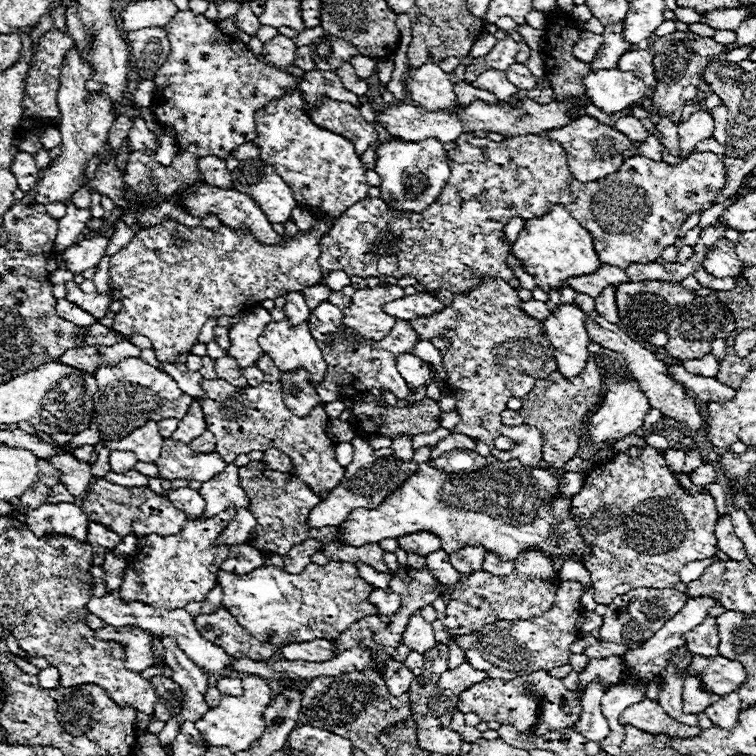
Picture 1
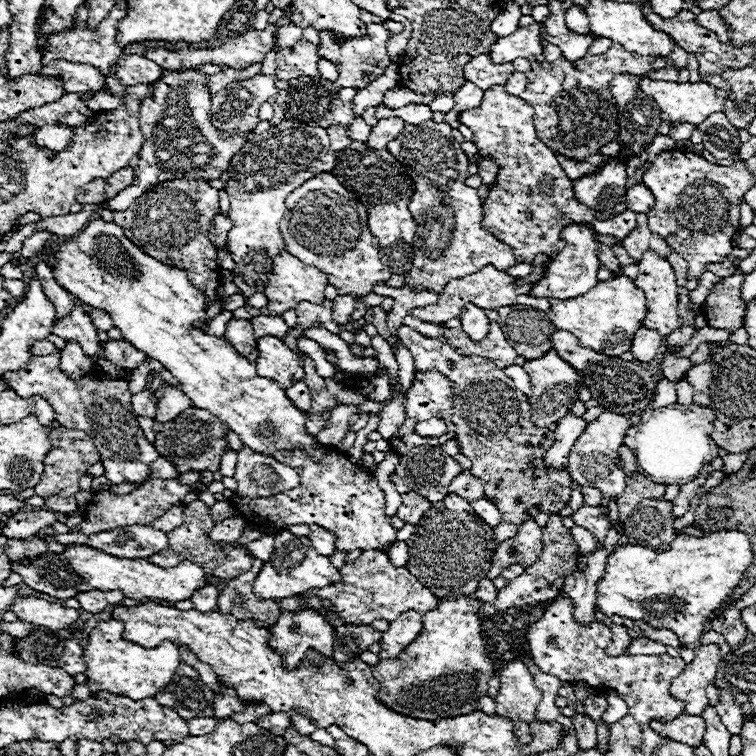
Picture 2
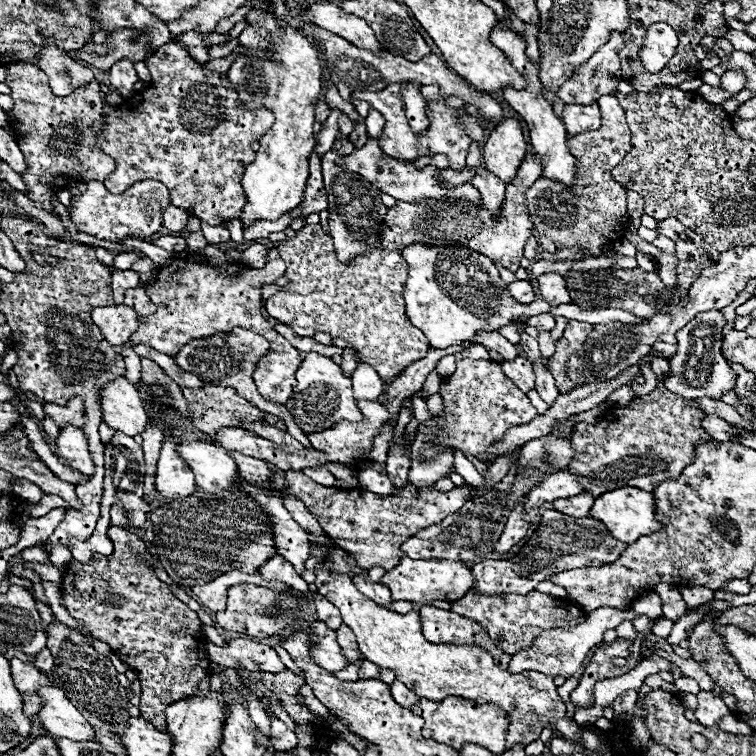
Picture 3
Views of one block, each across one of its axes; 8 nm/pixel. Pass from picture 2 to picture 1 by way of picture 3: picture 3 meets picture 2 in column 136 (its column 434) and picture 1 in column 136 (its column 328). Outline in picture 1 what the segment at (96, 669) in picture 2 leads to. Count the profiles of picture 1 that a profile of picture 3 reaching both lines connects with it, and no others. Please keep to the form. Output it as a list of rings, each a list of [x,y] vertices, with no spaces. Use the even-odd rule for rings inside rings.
[[[234,508],[220,512],[214,518],[196,520],[188,518],[184,528],[174,536],[142,536],[134,552],[128,556],[128,568],[120,586],[120,598],[124,602],[144,602],[152,608],[176,610],[188,602],[204,602],[206,594],[216,586],[216,574],[220,564],[228,558],[228,546],[214,546],[214,540],[232,520]]]

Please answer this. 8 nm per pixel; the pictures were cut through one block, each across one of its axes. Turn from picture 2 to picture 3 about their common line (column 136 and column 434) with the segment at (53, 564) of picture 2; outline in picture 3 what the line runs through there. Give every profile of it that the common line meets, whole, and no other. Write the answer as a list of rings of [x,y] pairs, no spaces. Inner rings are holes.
[[[402,558],[398,566],[388,570],[380,584],[388,586],[392,592],[392,600],[408,600],[408,602],[422,602],[428,604],[432,600],[448,600],[454,602],[462,598],[472,586],[474,578],[470,568],[464,562],[456,560],[412,560],[412,558]]]

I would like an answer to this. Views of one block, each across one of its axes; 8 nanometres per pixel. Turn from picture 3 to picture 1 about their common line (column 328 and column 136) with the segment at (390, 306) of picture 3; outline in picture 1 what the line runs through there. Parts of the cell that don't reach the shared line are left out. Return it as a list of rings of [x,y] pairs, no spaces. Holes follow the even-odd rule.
[[[164,220],[156,226],[150,226],[136,234],[128,246],[112,256],[109,269],[109,286],[120,288],[124,294],[122,310],[114,316],[112,330],[120,334],[140,334],[150,338],[154,354],[162,364],[176,362],[178,352],[190,352],[196,336],[204,322],[218,316],[236,316],[250,306],[258,306],[266,298],[278,298],[288,292],[304,290],[320,280],[318,266],[318,240],[328,232],[334,222],[316,220],[310,234],[300,234],[296,238],[284,236],[282,246],[264,246],[260,244],[250,230],[246,228],[228,228],[220,226],[218,232],[204,226],[184,226],[176,220]]]

